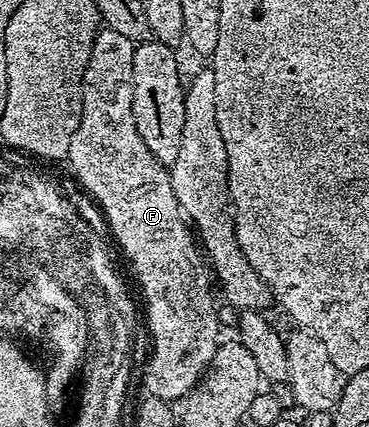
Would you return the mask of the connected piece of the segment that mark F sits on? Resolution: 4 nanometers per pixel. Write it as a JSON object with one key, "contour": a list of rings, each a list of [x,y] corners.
{"contour":[[[108,29],[98,30],[87,69],[83,73],[79,129],[75,129],[75,137],[71,137],[67,163],[73,166],[78,181],[97,198],[97,203],[145,294],[145,315],[149,318],[149,331],[153,334],[153,356],[145,367],[145,387],[149,390],[146,392],[155,399],[181,401],[209,370],[209,362],[215,357],[222,338],[221,327],[217,324],[217,307],[213,304],[213,291],[209,288],[211,275],[206,260],[195,242],[190,224],[177,204],[166,164],[151,157],[151,149],[143,145],[143,137],[139,137],[139,129],[135,129],[134,46],[134,43],[119,33]]]}

